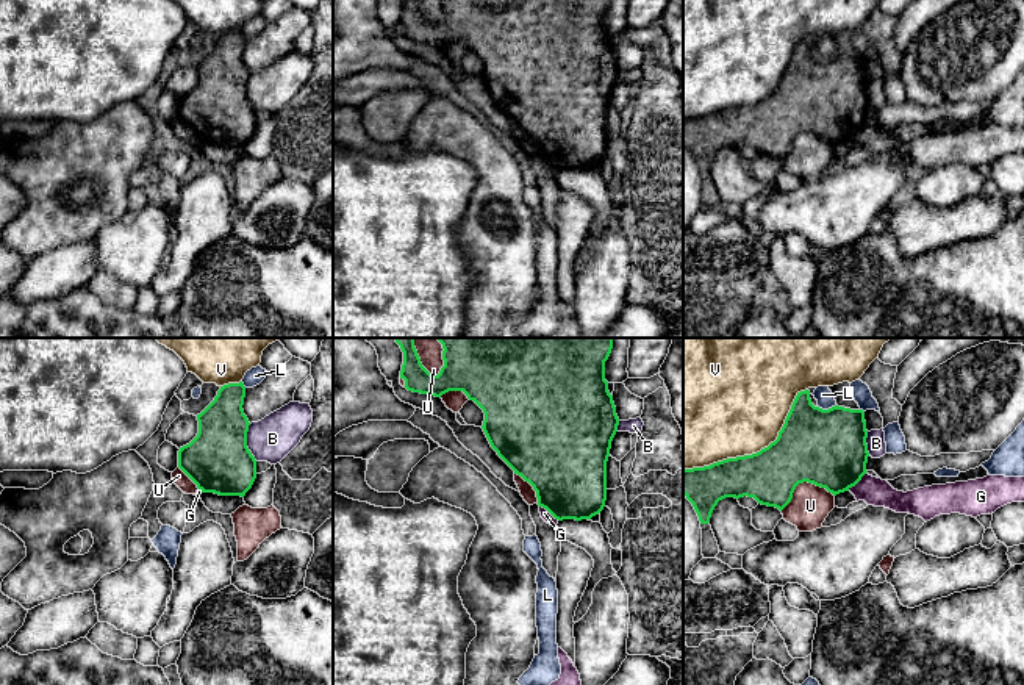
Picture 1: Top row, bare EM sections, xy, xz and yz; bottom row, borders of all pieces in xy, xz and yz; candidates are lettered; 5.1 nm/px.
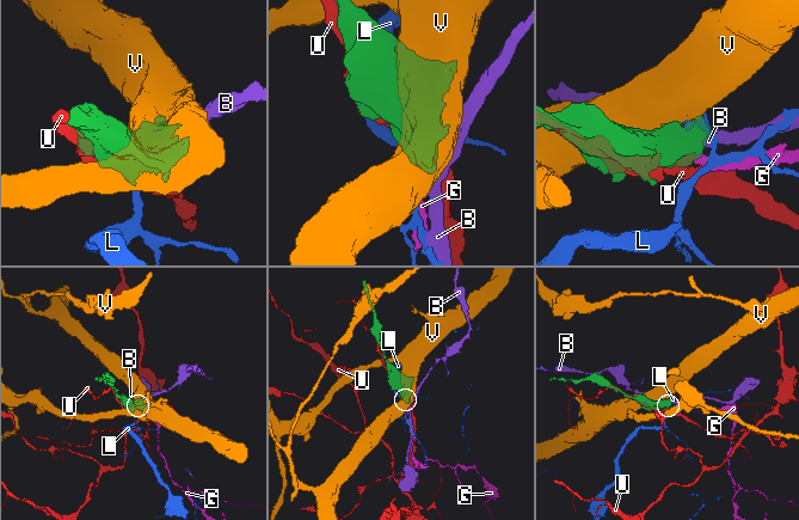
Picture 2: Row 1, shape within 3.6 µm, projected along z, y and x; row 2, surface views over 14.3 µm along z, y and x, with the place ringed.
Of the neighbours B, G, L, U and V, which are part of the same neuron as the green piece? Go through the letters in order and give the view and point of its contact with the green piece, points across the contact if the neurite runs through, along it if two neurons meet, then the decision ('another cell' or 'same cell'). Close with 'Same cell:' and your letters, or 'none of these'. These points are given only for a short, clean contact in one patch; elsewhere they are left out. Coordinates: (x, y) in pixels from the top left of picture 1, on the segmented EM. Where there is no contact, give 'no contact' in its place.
B: contact xy (246, 443); another cell
G: contact yz (857, 482); border yz (866, 471), (848, 490); another cell
L: contact yz (826, 410); another cell
U: contact yz (802, 482); another cell
V: contact yz (757, 452); another cell
Same cell: none of these

